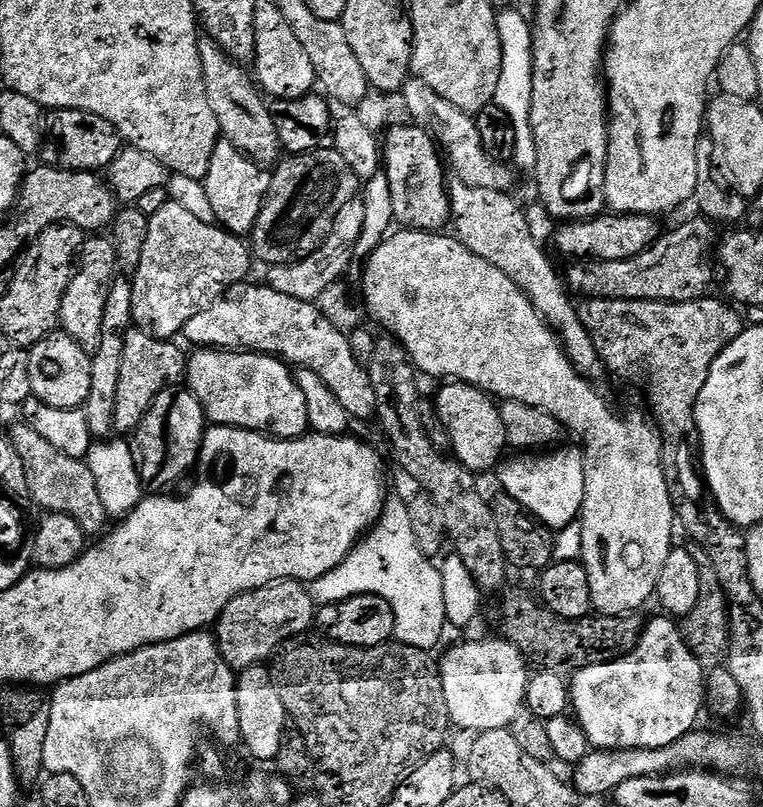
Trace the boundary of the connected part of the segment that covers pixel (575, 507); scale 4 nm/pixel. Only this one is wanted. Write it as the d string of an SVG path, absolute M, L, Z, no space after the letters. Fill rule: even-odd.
M579 447L564 448L561 452L552 451L556 450L544 450L539 454L516 454L513 460L505 459L499 465L498 473L500 484L504 487L501 489L507 495L542 521L549 530L557 530L566 527L571 520L573 523L580 515L584 454Z

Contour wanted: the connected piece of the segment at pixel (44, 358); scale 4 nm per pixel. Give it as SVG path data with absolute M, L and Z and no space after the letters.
M57 330L43 336L27 353L32 396L55 408L83 409L90 398L92 356L67 333Z

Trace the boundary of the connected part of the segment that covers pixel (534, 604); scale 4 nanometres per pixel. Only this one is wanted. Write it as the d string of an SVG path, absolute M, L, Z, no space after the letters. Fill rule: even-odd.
M520 590L505 591L502 600L502 622L504 624L503 635L511 641L521 652L521 655L534 660L542 658L543 667L547 671L561 671L570 674L578 669L590 665L605 664L610 660L628 653L640 640L646 620L641 613L628 612L625 614L589 614L578 620L564 620L553 615L546 608L542 607L534 598L533 600Z

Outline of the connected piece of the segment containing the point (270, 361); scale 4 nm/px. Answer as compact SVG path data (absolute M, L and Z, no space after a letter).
M202 348L193 353L186 360L186 384L213 425L249 428L276 438L295 438L309 431L306 396L285 361L247 350Z

